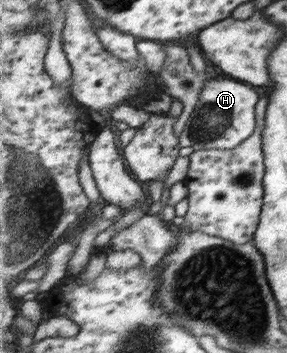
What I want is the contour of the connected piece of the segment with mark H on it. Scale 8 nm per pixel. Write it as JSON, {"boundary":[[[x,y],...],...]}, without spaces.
{"boundary":[[[210,78],[201,91],[199,104],[196,105],[182,135],[179,137],[181,147],[193,150],[235,149],[247,141],[257,129],[255,111],[261,98],[256,87],[231,78]]]}

